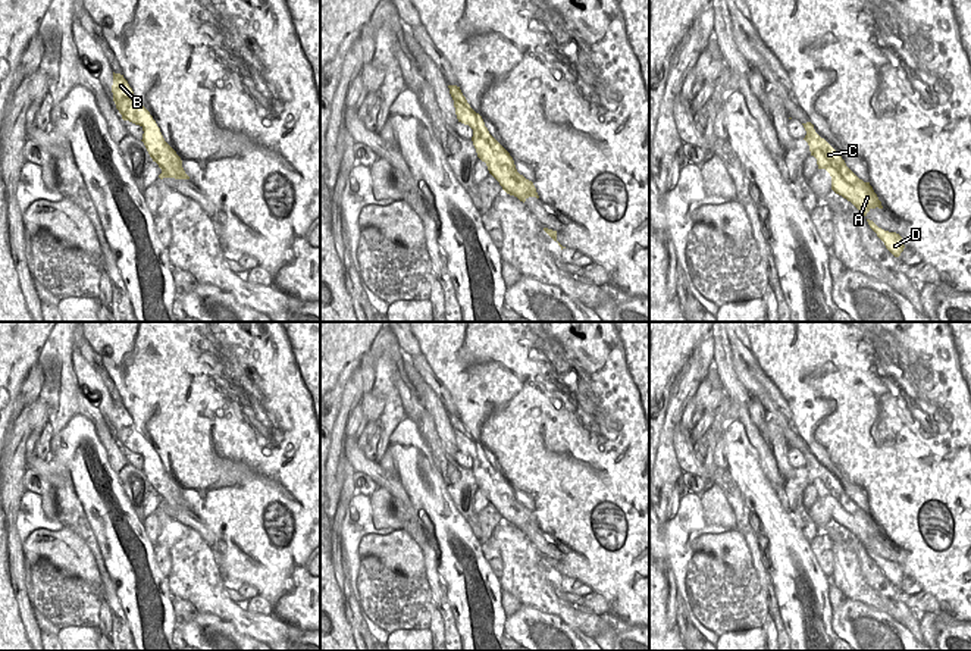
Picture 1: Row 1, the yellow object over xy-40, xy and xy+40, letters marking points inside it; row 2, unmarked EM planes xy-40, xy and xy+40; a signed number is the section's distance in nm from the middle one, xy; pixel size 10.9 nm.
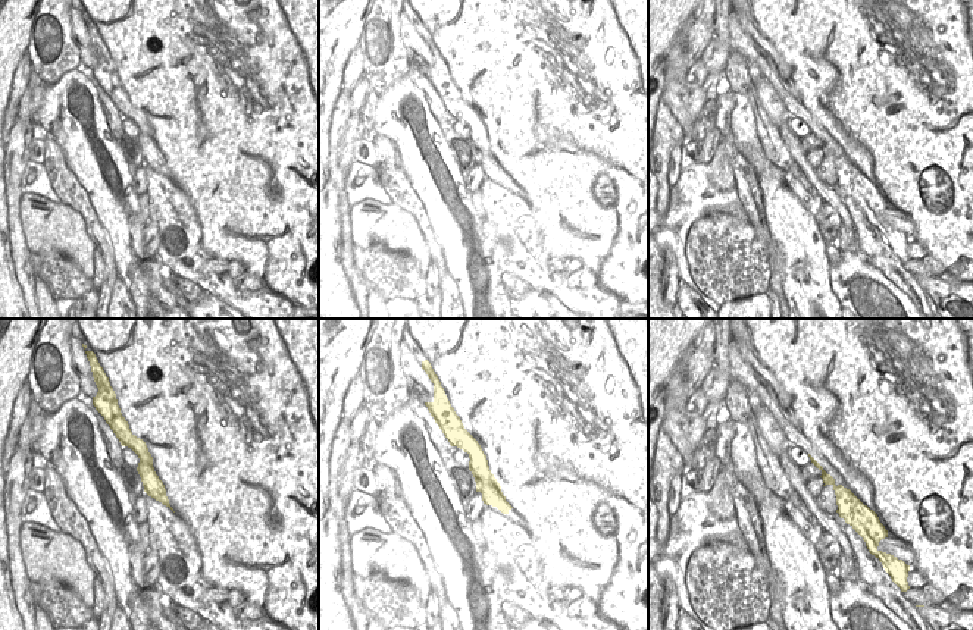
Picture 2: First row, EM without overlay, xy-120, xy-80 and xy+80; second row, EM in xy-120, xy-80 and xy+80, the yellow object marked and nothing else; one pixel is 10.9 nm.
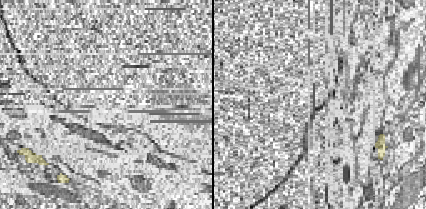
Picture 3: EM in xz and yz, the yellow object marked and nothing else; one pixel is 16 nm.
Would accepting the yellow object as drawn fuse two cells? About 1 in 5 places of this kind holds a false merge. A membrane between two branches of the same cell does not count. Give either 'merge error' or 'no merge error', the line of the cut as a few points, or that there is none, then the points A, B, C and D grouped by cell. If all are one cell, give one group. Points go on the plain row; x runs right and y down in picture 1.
merge error | xy (513, 491), (510, 495), (488, 498) | A D / B C

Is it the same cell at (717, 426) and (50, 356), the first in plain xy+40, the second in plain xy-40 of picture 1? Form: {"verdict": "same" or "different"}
{"verdict": "same"}

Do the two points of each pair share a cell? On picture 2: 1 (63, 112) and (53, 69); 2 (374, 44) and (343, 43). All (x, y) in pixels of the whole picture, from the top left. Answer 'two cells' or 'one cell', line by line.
1: two cells
2: two cells

